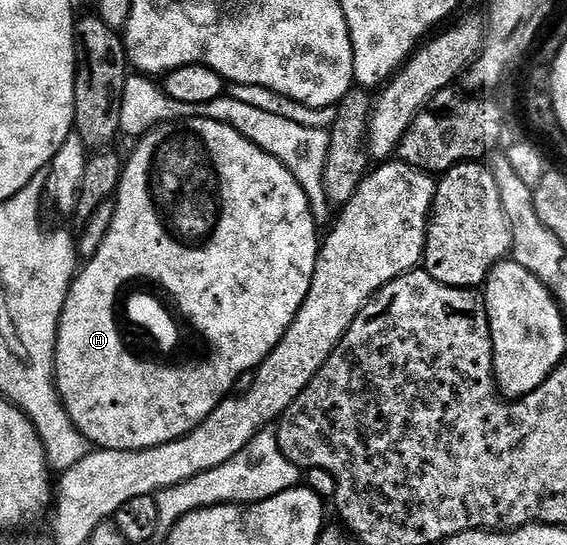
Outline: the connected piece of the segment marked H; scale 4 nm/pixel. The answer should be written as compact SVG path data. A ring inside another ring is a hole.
M201 116L172 121L156 126L151 132L138 138L136 145L139 146L132 151L131 158L126 158L123 178L119 180L119 188L113 198L116 211L112 215L112 225L100 242L99 249L89 257L86 262L88 265L78 270L75 280L71 283L71 290L65 299L65 307L59 320L59 334L55 348L55 387L67 409L69 419L73 419L73 423L92 446L117 451L152 449L176 441L179 437L186 437L234 390L231 388L238 383L242 373L250 374L258 369L263 360L279 346L280 339L289 331L297 311L305 303L321 248L320 226L311 213L309 199L298 185L297 179L282 162L254 145L249 138L243 137L231 125ZM133 297L147 297L155 301L161 307L161 311L167 315L175 335L175 341L171 341L169 349L159 349L157 341L149 337L147 327L139 325L139 323L149 325L149 311L151 313L159 311L155 309L155 303L131 301ZM199 337L209 347L207 353L203 351L203 361L199 353ZM191 357L199 359L199 363L193 367L191 367Z

